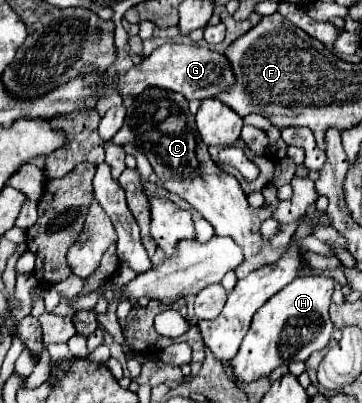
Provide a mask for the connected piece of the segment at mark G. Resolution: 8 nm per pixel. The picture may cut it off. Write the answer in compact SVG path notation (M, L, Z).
M164 44L156 48L142 64L132 66L128 72L118 74L114 78L118 86L118 94L124 98L126 106L134 102L146 88L162 88L170 92L180 92L188 100L204 100L216 96L220 90L234 84L234 74L230 70L230 62L226 62L224 54L212 52L202 46L186 46L186 44Z

